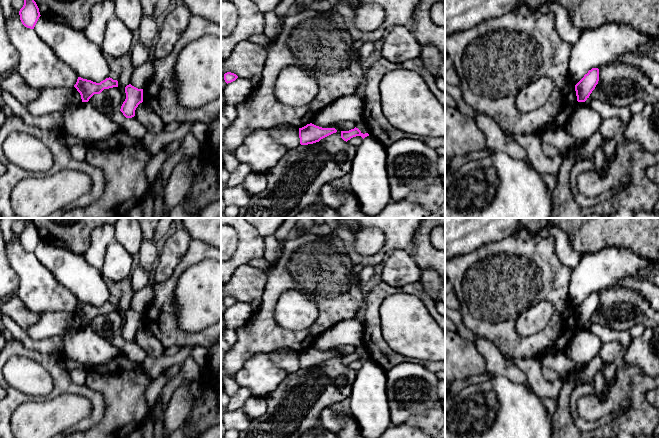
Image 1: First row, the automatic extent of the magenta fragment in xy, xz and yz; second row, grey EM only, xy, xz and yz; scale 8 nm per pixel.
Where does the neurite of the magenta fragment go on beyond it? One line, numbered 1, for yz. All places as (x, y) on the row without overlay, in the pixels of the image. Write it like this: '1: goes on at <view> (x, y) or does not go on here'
1: does not go on here

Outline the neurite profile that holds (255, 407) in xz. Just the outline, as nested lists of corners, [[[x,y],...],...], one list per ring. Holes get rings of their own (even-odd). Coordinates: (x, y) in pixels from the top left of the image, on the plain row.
[[[250,396],[242,406],[242,409],[252,420],[258,420],[267,413],[266,398]]]

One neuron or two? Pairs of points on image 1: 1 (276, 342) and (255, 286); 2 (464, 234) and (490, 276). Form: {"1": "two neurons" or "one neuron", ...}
{"1": "two neurons", "2": "two neurons"}

